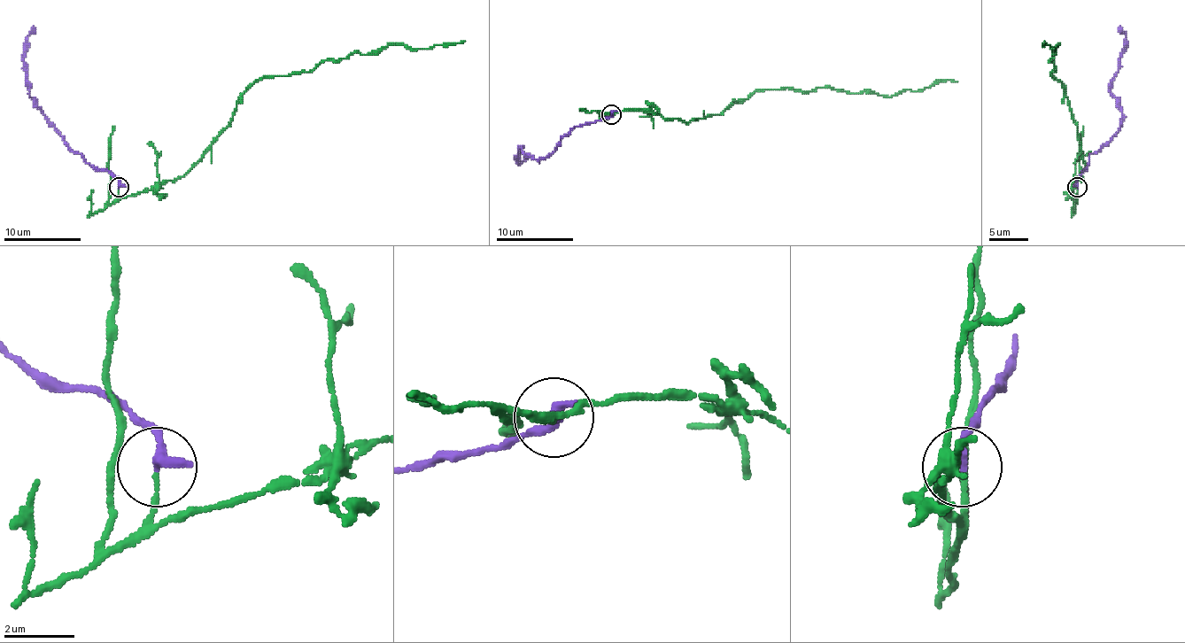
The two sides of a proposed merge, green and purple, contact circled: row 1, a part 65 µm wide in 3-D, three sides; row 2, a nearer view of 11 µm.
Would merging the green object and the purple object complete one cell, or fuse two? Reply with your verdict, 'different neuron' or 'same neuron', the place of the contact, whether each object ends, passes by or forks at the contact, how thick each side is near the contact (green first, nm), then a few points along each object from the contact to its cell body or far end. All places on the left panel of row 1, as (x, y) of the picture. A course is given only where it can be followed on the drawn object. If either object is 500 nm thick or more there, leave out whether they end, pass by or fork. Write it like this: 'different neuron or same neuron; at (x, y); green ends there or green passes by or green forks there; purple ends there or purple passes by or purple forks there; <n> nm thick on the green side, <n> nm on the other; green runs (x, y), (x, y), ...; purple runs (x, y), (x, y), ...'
different neuron; at (119, 187); green ends there; purple ends there; 160 nm thick on the green side, 340 nm on the other; green runs (119, 188), (120, 197), (180, 178), (263, 78), (390, 45), (465, 41); purple runs (119, 186), (114, 176), (93, 169), (64, 140), (29, 91), (23, 57), (33, 26)

